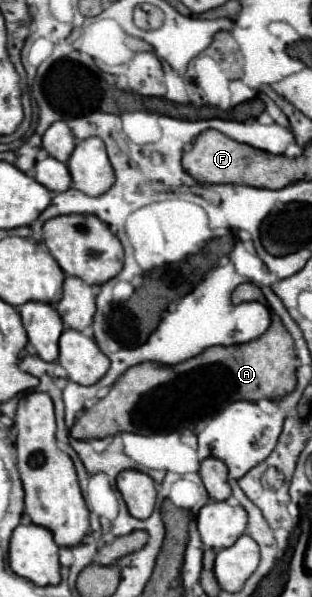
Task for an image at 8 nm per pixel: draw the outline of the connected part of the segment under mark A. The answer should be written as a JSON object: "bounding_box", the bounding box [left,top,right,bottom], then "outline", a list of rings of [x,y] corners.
{"bounding_box":[70,323,296,439],"outline":[[[272,323],[264,335],[244,345],[212,347],[178,363],[140,363],[130,367],[94,407],[84,411],[70,429],[74,439],[102,439],[116,433],[172,433],[192,429],[200,419],[214,415],[232,401],[280,399],[296,389],[296,351],[282,323]]]}

